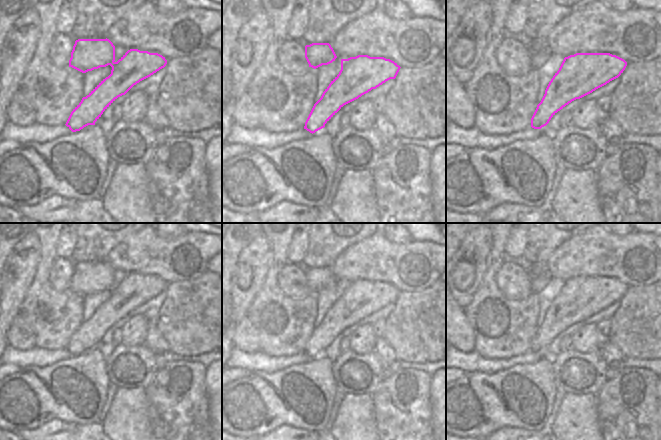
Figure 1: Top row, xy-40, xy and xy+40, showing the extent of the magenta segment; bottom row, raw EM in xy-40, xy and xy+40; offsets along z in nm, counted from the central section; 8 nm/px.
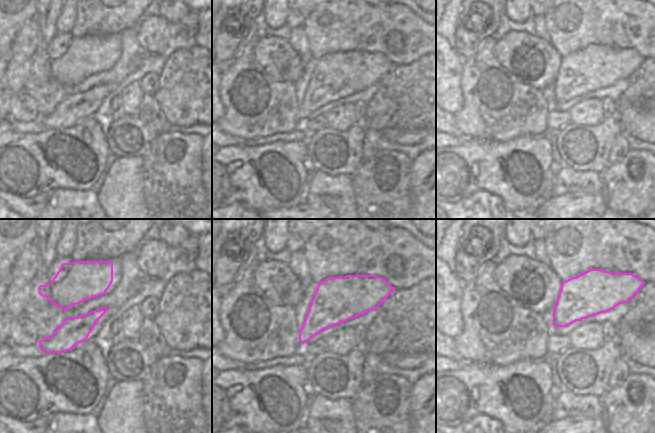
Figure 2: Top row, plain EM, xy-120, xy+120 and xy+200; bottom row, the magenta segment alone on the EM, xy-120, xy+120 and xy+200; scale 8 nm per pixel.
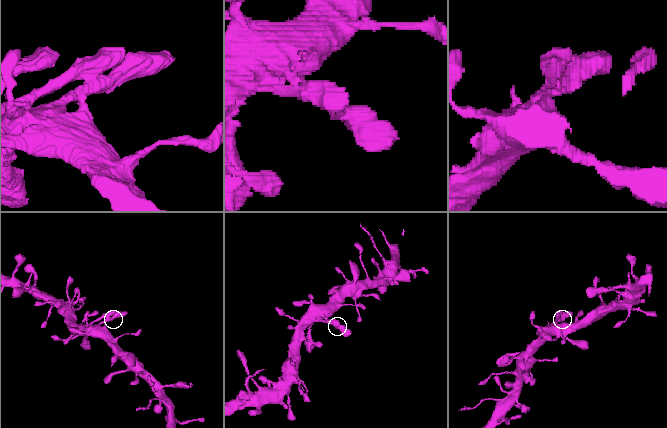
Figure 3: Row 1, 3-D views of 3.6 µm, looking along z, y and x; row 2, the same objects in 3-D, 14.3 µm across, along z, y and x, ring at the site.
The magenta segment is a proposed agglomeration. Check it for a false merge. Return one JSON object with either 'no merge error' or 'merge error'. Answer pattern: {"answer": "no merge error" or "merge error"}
{"answer": "no merge error"}

